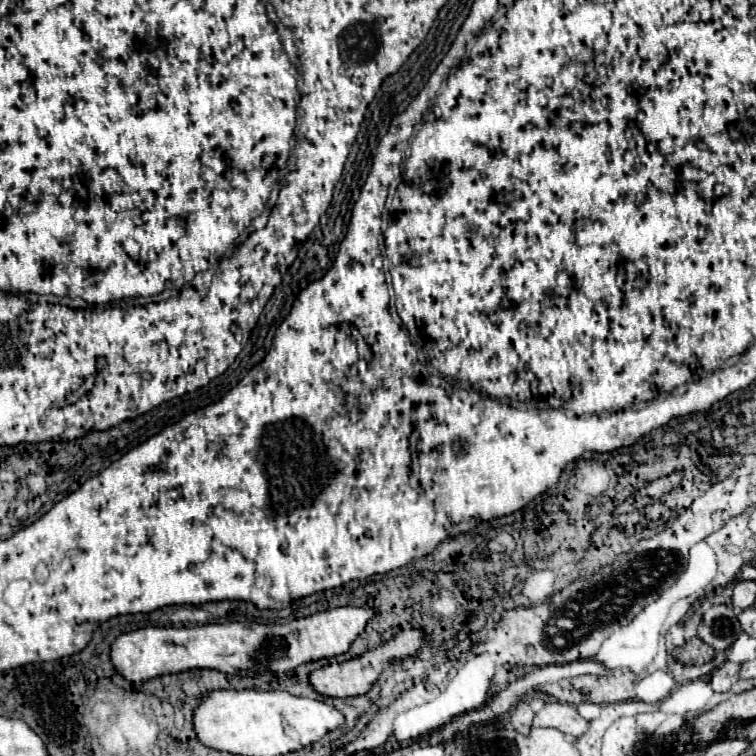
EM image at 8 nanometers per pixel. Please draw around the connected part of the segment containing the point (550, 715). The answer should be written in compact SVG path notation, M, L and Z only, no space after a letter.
M549 702L545 708L535 716L533 726L541 728L557 728L573 738L579 738L587 732L587 720L581 718L573 704L565 702Z

